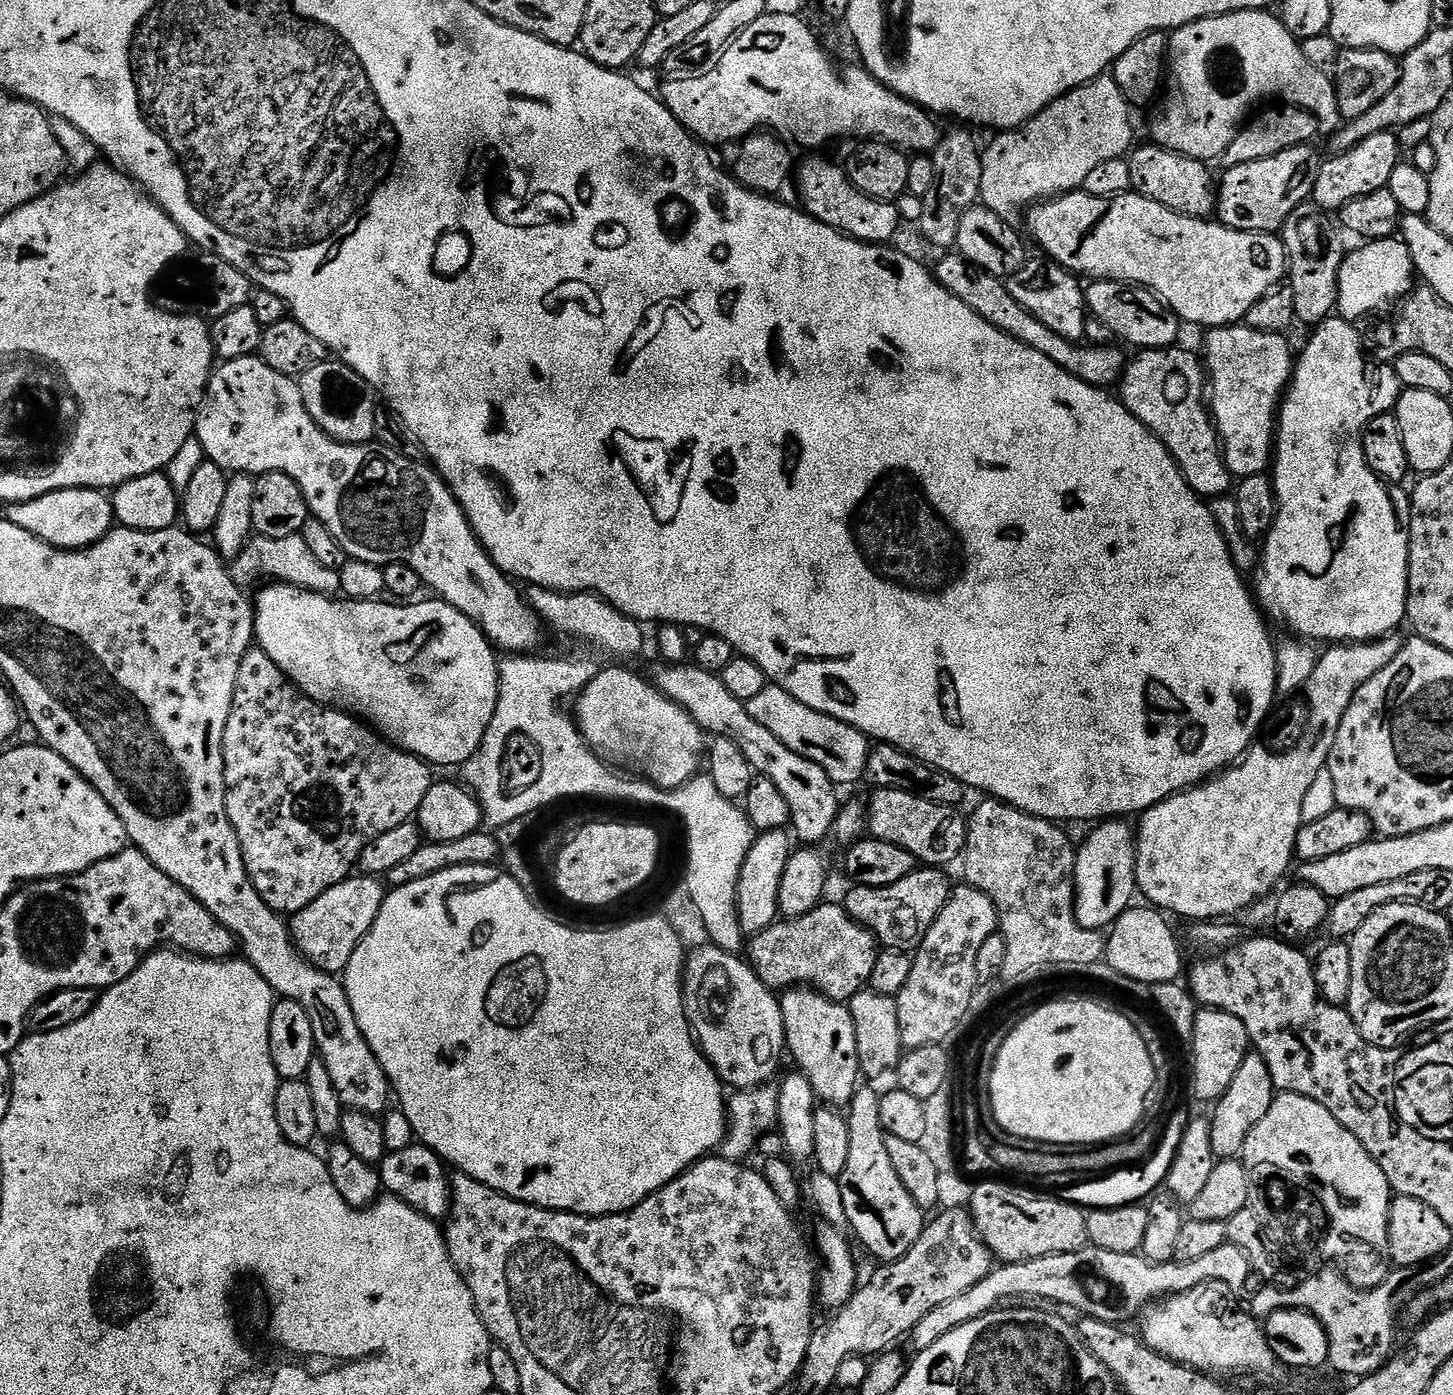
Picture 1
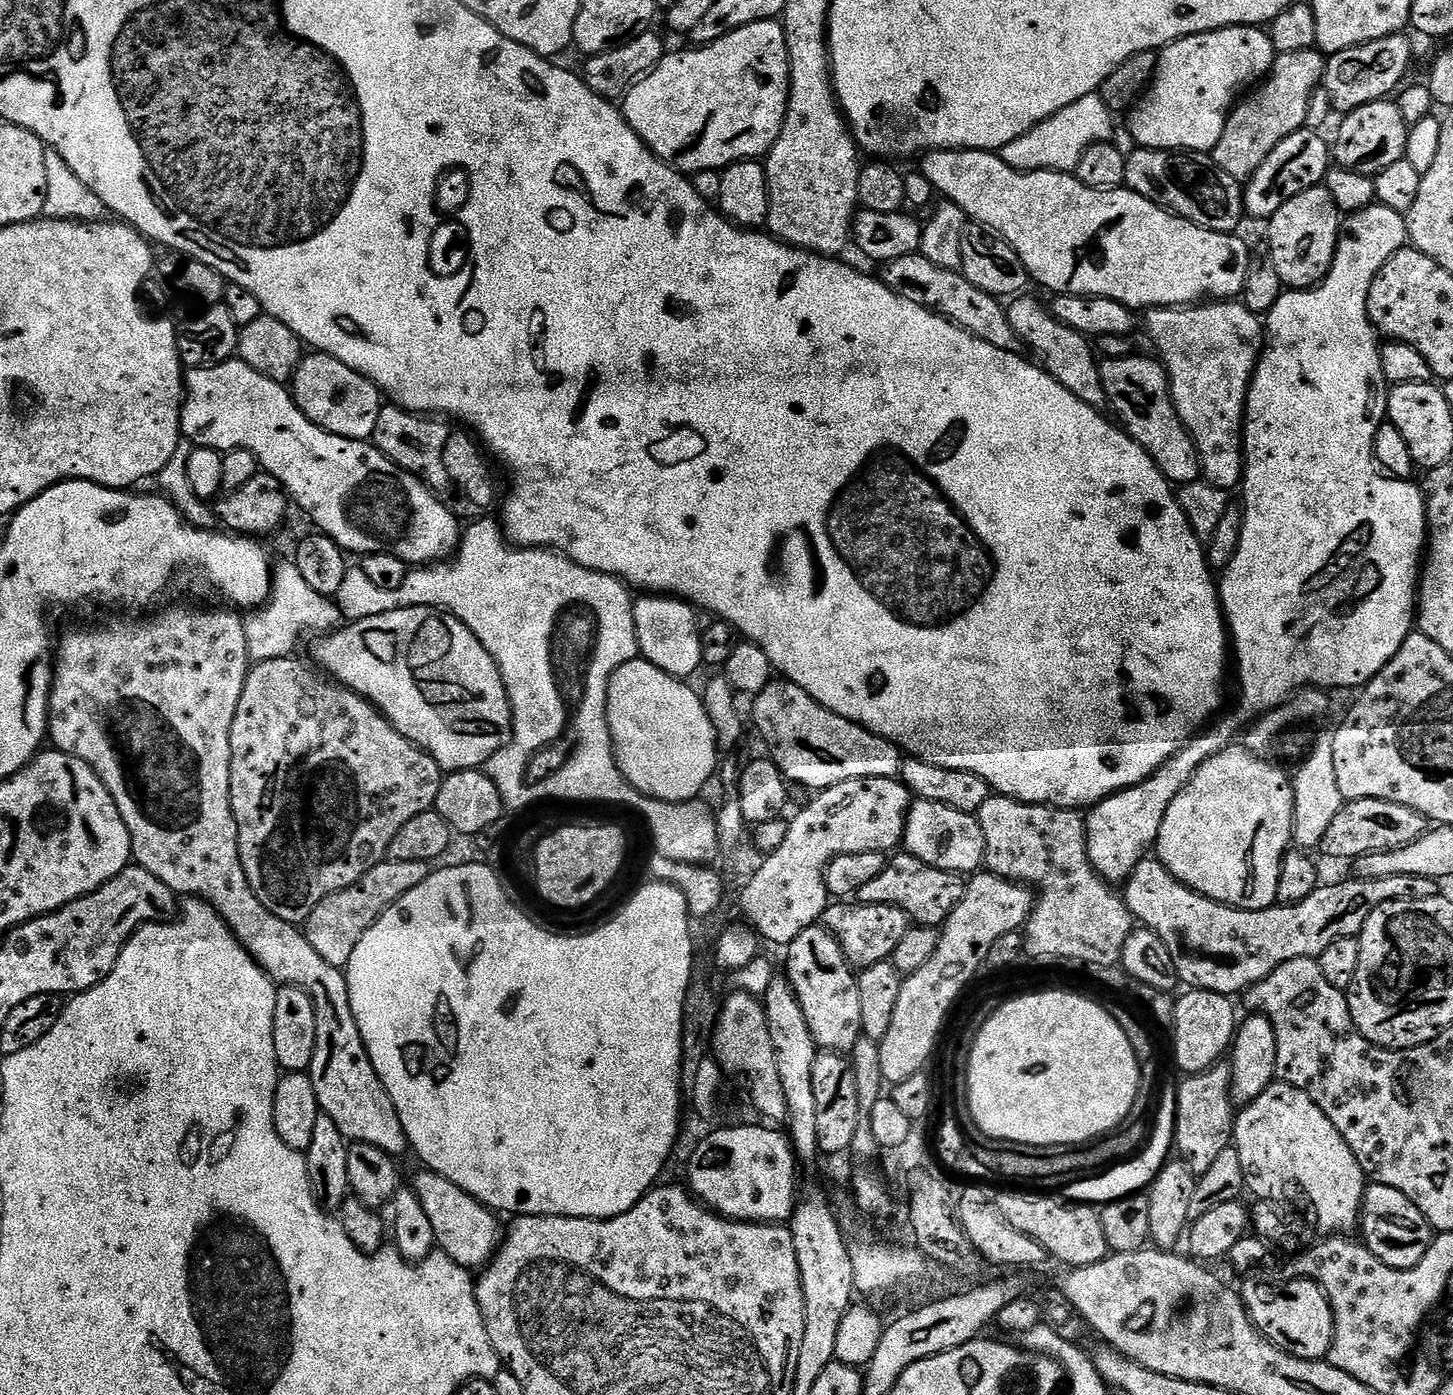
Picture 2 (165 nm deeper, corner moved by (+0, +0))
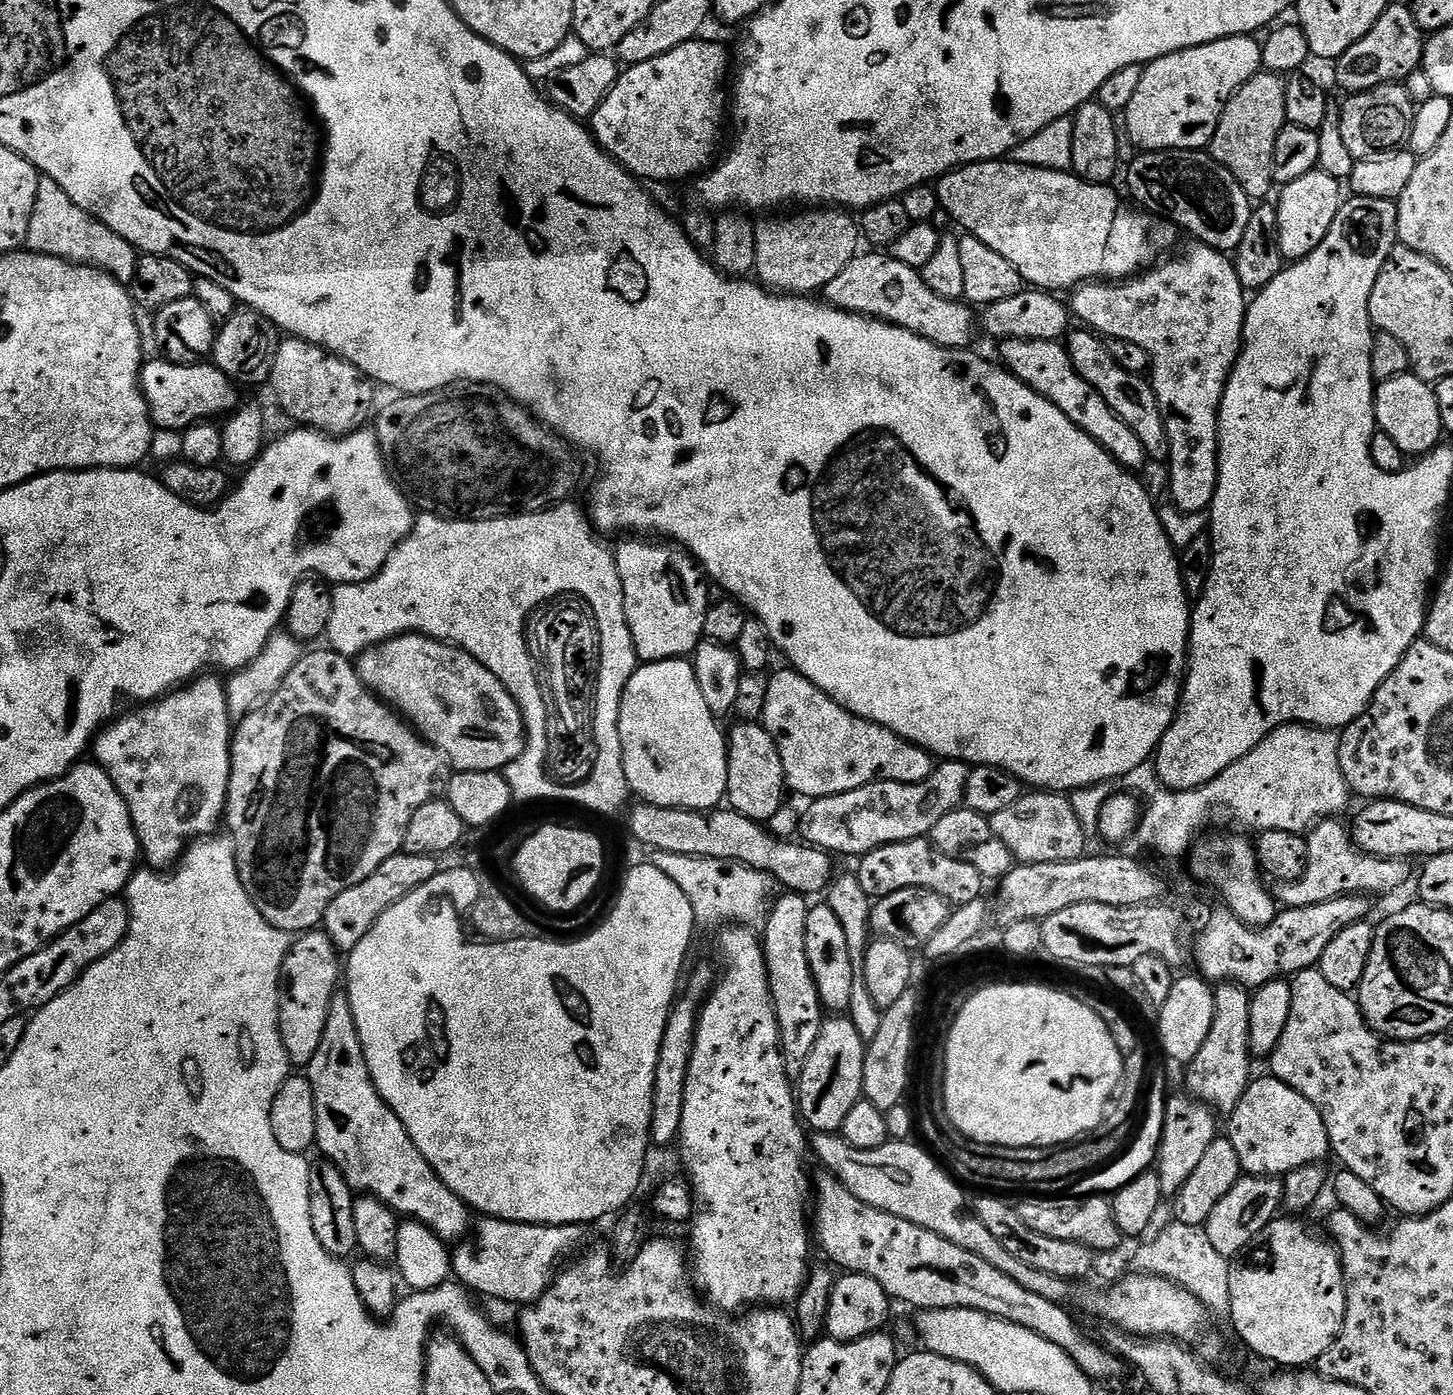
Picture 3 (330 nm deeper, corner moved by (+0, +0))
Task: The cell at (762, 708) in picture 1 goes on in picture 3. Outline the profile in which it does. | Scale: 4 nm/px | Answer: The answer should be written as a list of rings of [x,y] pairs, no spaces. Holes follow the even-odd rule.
[[[801,672],[771,673],[762,717],[782,758],[789,789],[800,796],[833,796],[875,780],[917,784],[930,778],[934,760],[924,749],[874,722],[847,712]]]

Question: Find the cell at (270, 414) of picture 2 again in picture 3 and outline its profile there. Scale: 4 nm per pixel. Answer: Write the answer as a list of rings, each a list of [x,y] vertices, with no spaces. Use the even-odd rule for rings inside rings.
[[[155,358],[156,360],[149,359],[147,363],[141,367],[140,370],[140,389],[144,392],[144,397],[148,403],[148,414],[152,418],[153,425],[157,429],[164,429],[166,431],[183,433],[184,429],[191,428],[194,424],[207,421],[209,418],[216,418],[212,416],[223,417],[225,414],[231,413],[233,409],[237,407],[238,399],[236,400],[236,391],[238,391],[237,385],[227,376],[222,374],[222,370],[218,370],[216,365],[211,362],[205,362],[202,364],[171,364],[168,360],[163,358]]]

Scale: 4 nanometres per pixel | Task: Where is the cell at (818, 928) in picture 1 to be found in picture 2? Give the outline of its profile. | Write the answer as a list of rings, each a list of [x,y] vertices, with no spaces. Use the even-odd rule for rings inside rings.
[[[832,902],[824,911],[822,923],[838,938],[853,969],[863,970],[883,960],[891,961],[894,949],[910,927],[910,917],[893,904]]]

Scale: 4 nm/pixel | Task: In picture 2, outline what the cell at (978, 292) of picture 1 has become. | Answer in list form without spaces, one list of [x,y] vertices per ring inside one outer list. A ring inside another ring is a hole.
[[[919,254],[889,260],[883,268],[882,279],[885,286],[899,296],[909,296],[914,302],[923,304],[925,308],[940,313],[959,328],[966,329],[971,336],[990,342],[990,346],[998,346],[998,350],[1015,353],[1021,351],[1020,339],[1014,334],[1014,326],[1010,326],[1005,305],[997,297],[978,290],[978,286],[970,283],[959,271],[934,266],[930,258]]]

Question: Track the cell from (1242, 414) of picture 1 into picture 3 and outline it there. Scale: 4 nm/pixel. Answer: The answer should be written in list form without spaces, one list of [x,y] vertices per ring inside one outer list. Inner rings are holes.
[[[1199,242],[1191,246],[1193,248],[1185,256],[1180,256],[1177,260],[1165,259],[1159,266],[1135,278],[1123,282],[1089,282],[1080,285],[1071,293],[1070,311],[1077,321],[1084,323],[1081,325],[1095,330],[1101,337],[1108,340],[1129,340],[1146,350],[1150,376],[1154,381],[1170,442],[1166,461],[1168,488],[1172,491],[1170,500],[1181,512],[1207,513],[1211,509],[1214,490],[1218,486],[1220,403],[1224,397],[1226,382],[1240,356],[1240,348],[1244,345],[1246,290],[1242,282],[1238,282],[1235,263],[1225,253],[1217,252]]]

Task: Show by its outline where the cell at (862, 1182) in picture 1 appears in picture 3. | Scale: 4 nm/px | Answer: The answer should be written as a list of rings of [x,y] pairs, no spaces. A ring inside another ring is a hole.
[[[849,870],[838,876],[829,883],[826,889],[826,903],[830,906],[830,910],[834,910],[842,931],[846,933],[846,950],[850,950],[850,962],[854,966],[854,982],[850,990],[850,1006],[846,1015],[850,1022],[854,1022],[854,1030],[858,1030],[858,1034],[867,1042],[878,1035],[878,1029],[881,1028],[884,1017],[882,1009],[876,1005],[874,998],[870,998],[870,990],[866,990],[866,974],[864,973],[864,959],[870,943],[874,900],[866,894],[866,890],[862,890],[862,882],[858,882],[855,871]]]

